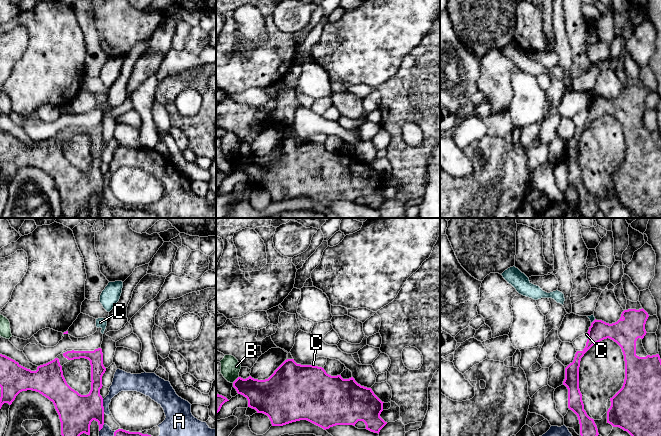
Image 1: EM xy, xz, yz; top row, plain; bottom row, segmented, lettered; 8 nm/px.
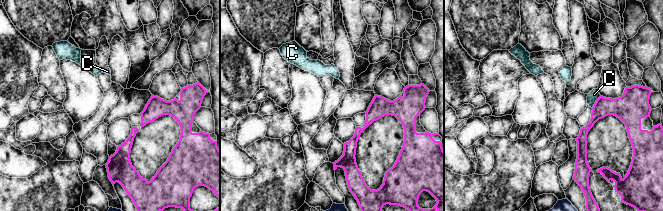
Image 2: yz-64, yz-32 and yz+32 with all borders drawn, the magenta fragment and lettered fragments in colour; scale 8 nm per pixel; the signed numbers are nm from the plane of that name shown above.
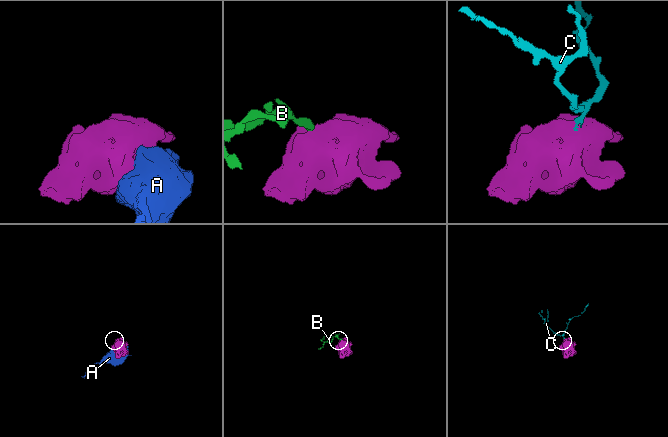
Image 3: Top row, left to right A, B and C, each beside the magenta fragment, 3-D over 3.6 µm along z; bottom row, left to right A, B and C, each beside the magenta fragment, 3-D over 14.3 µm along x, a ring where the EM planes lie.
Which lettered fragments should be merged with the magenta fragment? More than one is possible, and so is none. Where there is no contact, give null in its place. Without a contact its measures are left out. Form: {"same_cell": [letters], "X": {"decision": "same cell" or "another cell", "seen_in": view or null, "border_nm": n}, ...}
{"same_cell": [], "A": {"decision": "another cell", "seen_in": "xy", "border_nm": 110}, "B": {"decision": "another cell", "seen_in": "xz", "border_nm": 80}, "C": {"decision": "another cell", "seen_in": "yz", "border_nm": 60}}

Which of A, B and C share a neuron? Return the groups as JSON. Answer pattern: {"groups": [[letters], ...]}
{"groups": [["A"], ["B"], ["C"]]}

